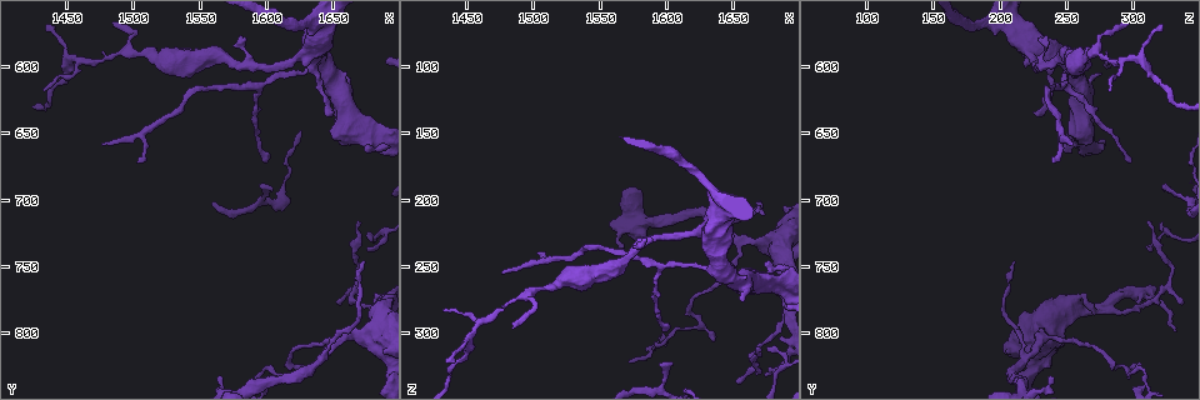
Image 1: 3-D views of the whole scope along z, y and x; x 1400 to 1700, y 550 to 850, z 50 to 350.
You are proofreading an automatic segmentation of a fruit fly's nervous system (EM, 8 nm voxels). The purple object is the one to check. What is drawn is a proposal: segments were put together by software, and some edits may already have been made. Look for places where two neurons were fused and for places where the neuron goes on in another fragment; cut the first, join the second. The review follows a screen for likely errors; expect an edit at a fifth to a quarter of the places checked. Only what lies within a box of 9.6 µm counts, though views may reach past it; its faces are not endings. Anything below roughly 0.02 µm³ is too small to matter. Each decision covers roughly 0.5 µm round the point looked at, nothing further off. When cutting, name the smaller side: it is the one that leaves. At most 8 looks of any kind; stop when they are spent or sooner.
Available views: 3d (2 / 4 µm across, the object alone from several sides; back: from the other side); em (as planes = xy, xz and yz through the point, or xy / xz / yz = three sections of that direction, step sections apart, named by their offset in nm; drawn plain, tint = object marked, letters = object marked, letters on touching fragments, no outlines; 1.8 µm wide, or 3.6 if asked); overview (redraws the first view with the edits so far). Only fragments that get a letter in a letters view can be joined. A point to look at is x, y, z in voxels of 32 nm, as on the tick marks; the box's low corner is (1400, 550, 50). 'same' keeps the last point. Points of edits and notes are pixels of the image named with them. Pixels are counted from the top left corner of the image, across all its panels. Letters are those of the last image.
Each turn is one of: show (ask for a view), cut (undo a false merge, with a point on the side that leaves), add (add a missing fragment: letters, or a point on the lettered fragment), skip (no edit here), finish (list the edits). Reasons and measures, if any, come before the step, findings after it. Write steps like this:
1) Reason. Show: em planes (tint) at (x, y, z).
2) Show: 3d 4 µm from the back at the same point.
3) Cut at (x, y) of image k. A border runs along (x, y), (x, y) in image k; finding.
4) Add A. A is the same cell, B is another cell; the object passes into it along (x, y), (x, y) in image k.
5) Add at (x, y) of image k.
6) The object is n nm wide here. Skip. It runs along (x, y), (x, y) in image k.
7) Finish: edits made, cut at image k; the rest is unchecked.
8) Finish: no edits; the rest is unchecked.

Show: em xz step 16 (letters) at (1432, 616, 284).

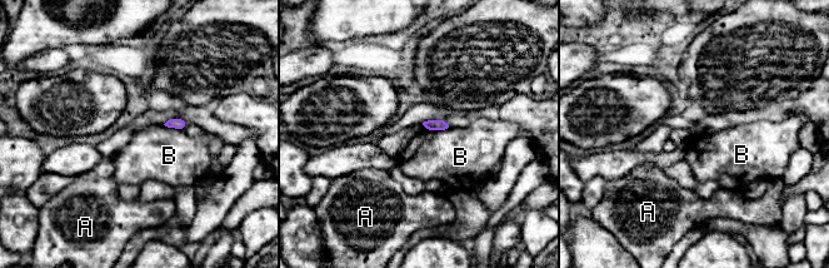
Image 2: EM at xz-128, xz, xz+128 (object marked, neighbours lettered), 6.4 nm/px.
Show: em xy step 8 (letters) at the same point.

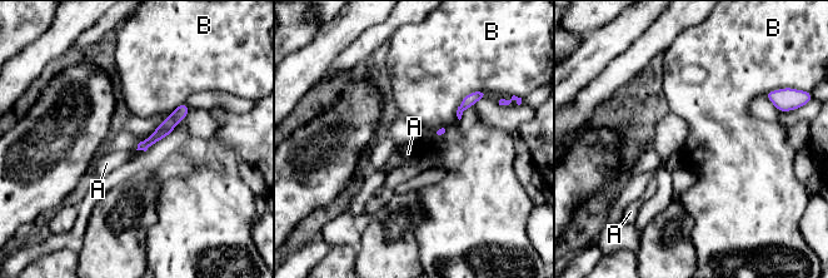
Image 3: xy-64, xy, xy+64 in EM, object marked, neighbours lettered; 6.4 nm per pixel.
Skip. A and B are other cells; a border runs along (485, 90), (462, 100), (459, 120) in image 3; no lettered fragment goes on from it.

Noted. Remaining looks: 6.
Thin arm on a thick one. Show: 3d 4 µm from the back at (1654, 802, 230).

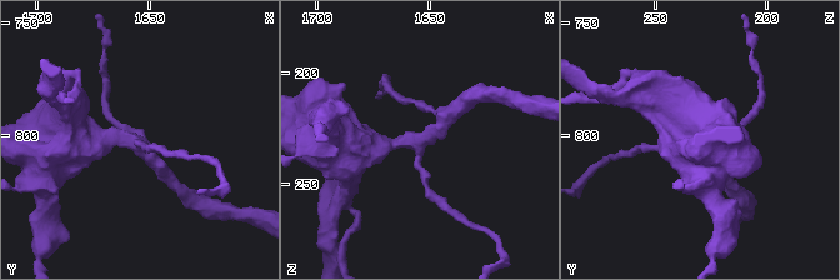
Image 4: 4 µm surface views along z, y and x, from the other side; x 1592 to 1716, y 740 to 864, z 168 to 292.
3 arms meet here; now the EM. Show: em planes (tint) at (1655, 803, 232).

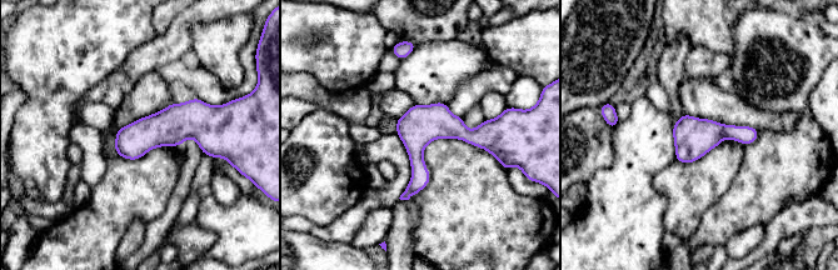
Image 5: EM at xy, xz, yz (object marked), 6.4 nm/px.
See the neighbours. Show: em planes (letters) at the same point.

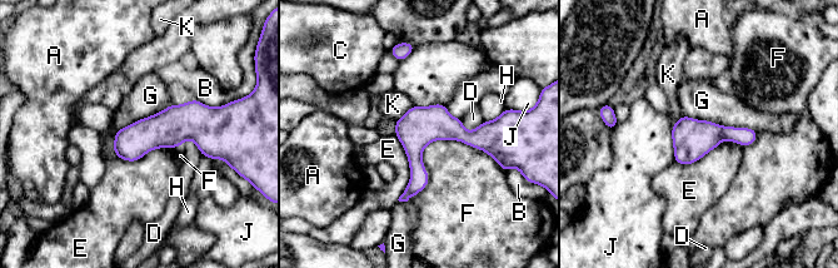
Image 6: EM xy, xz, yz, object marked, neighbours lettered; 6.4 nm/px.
Skip. A, B, C, D, E, F, G, H, J and K are other cells; it runs along (494, 128), (432, 132), (403, 198) in image 6; one neuron here.

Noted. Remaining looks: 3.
Thin arm on a thick one. Show: 3d 4 µm at (1628, 590, 224).

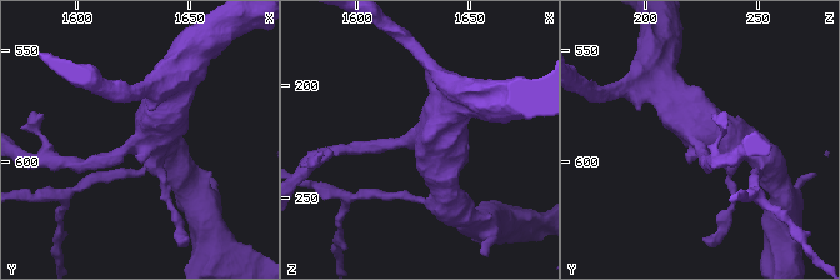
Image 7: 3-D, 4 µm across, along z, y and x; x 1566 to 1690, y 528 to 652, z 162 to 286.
4 arms meet here; shape alone is not enough. Show: em 3.6 µm planes (letters) at (1628, 590, 223).

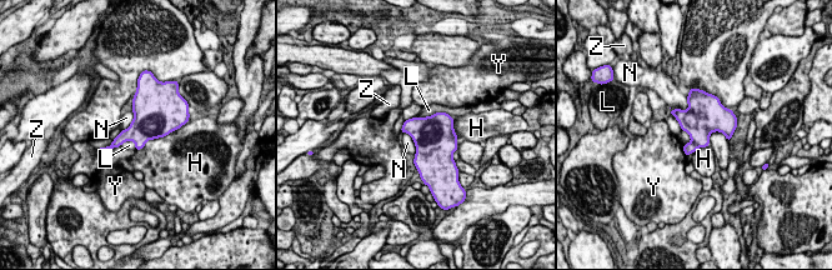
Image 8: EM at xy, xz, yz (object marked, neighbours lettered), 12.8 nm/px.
Skip. H, L, N, Y and Z are other cells; a border runs along (687, 96), (686, 109), (670, 108) in image 8; one neuron here.

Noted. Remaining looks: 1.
Finish: no edits; the rest is unchecked.

